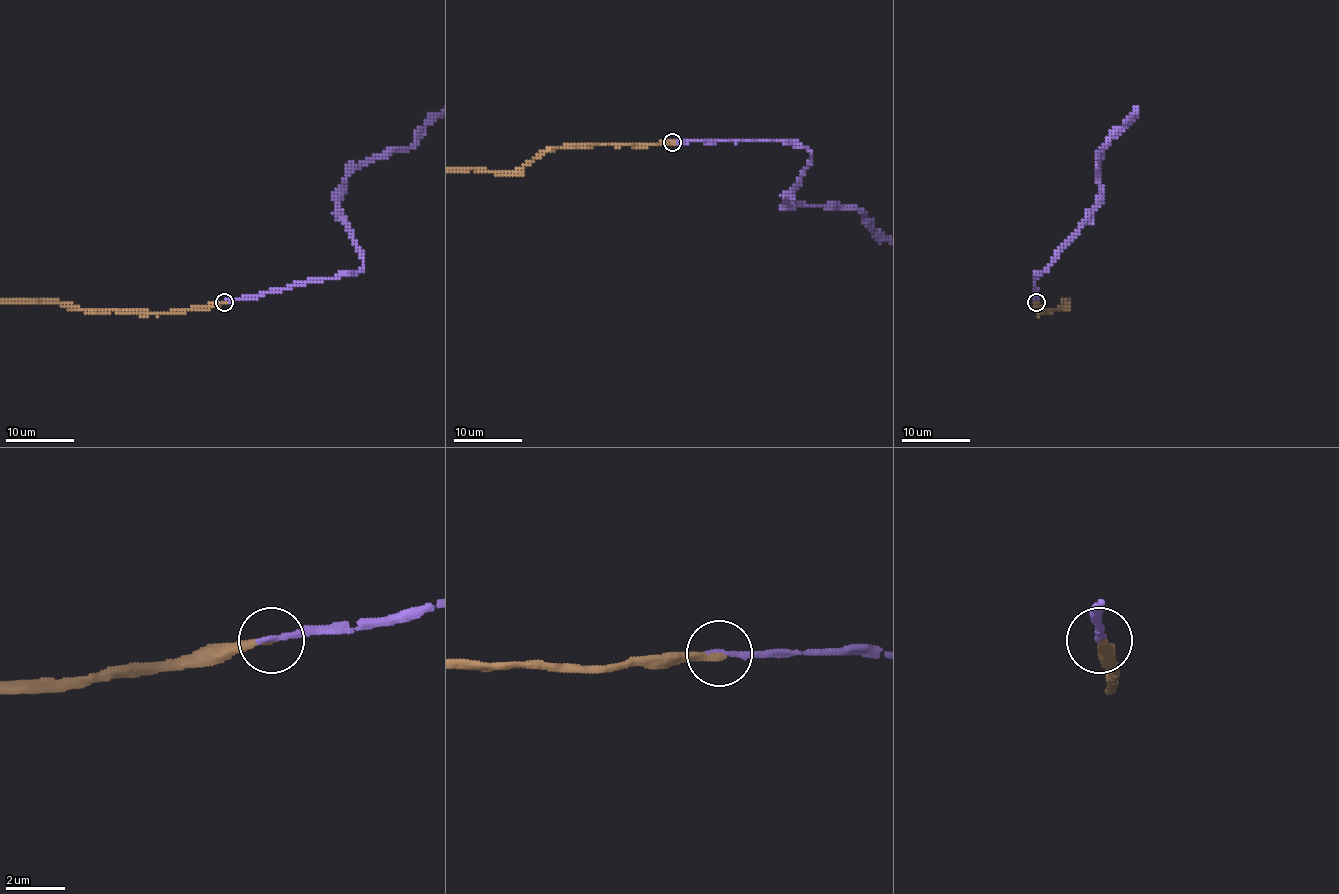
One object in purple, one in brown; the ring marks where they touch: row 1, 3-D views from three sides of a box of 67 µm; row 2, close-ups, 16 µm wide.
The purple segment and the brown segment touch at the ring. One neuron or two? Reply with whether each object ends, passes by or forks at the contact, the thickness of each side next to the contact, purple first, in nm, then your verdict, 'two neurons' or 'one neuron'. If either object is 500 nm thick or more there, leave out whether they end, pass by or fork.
purple ends there; brown ends there; 200 nm thick on the purple side, 260 nm on the other; one neuron

